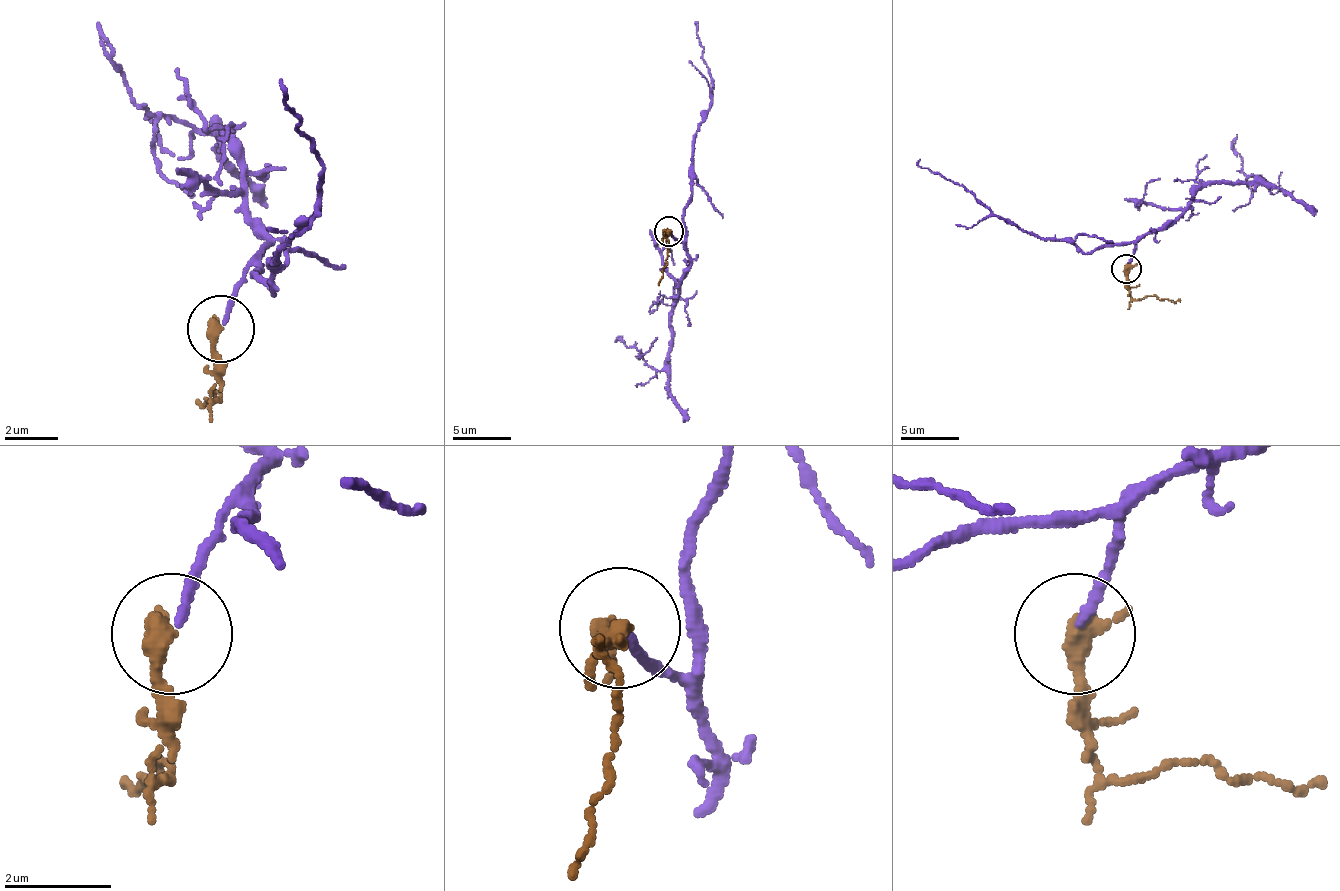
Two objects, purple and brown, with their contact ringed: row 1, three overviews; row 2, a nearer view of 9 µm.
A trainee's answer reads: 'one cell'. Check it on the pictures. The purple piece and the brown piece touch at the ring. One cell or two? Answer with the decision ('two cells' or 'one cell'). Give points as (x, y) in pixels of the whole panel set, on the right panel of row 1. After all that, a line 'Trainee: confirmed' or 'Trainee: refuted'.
one cell
Trainee: confirmed

